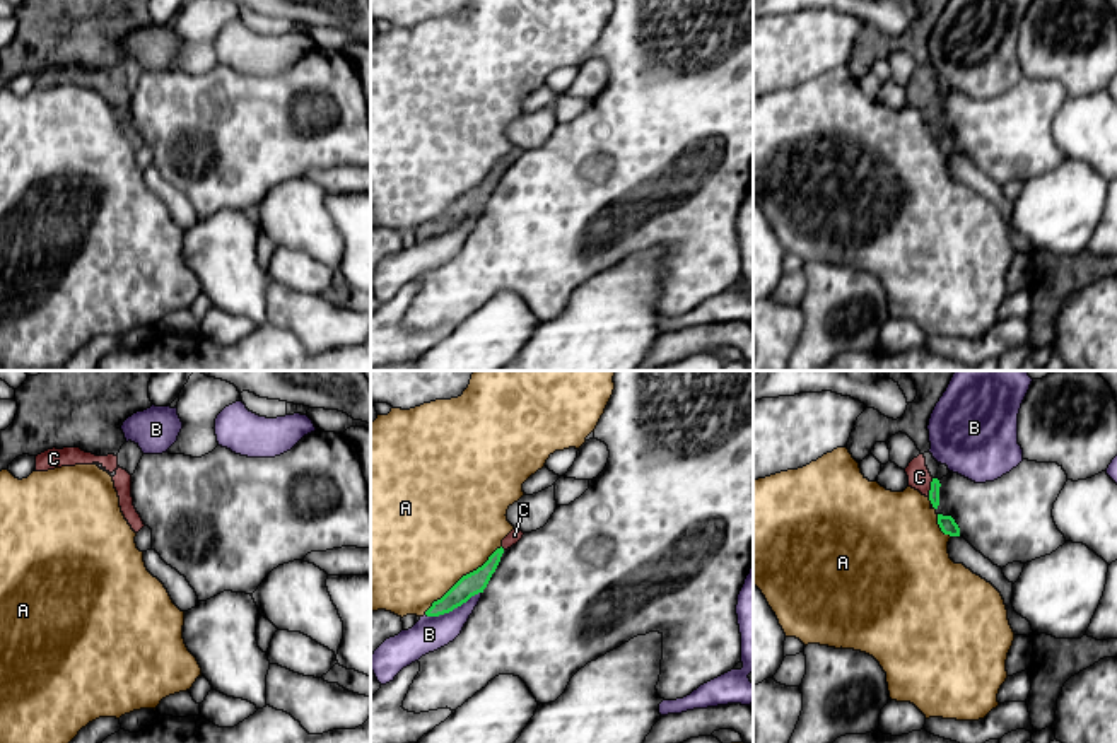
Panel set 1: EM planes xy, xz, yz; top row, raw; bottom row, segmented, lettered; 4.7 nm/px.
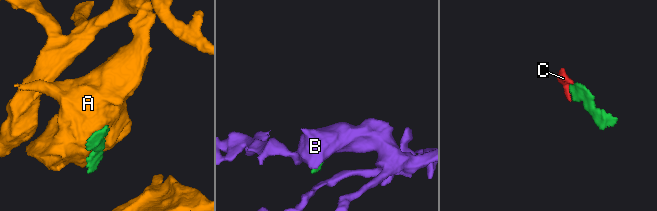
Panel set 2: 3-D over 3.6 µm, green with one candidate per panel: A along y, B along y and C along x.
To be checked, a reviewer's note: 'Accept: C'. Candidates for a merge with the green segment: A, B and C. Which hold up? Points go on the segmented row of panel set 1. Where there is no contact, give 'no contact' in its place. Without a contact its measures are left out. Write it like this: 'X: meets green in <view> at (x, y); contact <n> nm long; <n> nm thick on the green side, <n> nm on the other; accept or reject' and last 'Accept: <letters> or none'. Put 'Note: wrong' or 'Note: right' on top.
Note: right
A: meets green in xz at (463, 576); contact 480 nm long; 110 nm thick on the green side, 500 nm on the other; reject
B: meets green in xz at (453, 608); contact 280 nm long; 110 nm thick on the green side, 160 nm on the other; reject
C: meets green in yz at (931, 487); contact 90 nm long; 50 nm thick on the green side, 110 nm on the other; accept
Accept: C

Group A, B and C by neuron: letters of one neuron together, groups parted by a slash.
A / B / C

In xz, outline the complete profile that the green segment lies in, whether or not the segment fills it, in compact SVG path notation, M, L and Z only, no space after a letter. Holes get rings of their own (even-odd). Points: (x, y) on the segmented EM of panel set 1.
M497 548L482 567L463 576L441 600L434 601L425 615L439 617L449 613L466 603L471 596L483 593L500 562L502 553L504 548Z

